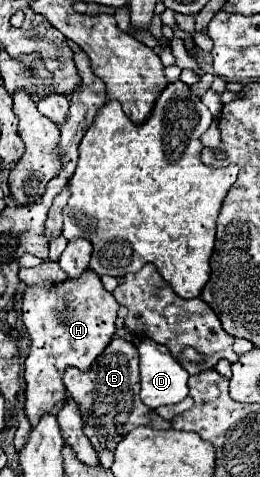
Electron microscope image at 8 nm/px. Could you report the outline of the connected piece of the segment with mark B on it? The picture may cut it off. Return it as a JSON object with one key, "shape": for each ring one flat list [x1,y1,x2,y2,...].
{"shape":[[114,337,102,351,102,357,98,357,90,367,90,371,68,367,62,381,68,393,80,405,80,413,84,417,84,433,94,449,114,449,118,441,138,425,150,425,154,429,172,427,172,423,162,419,154,409,146,409,146,405,142,405,138,397,138,351,134,343,126,339]]}

